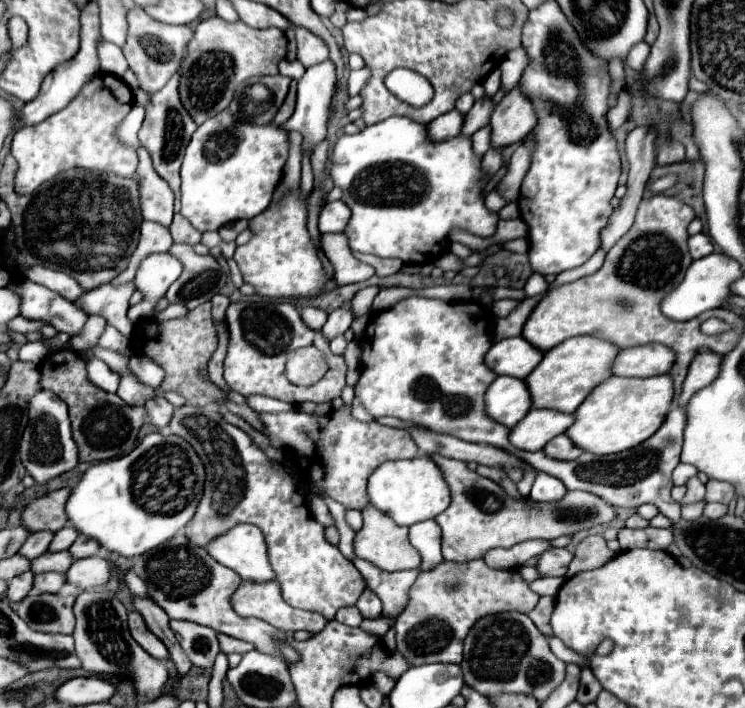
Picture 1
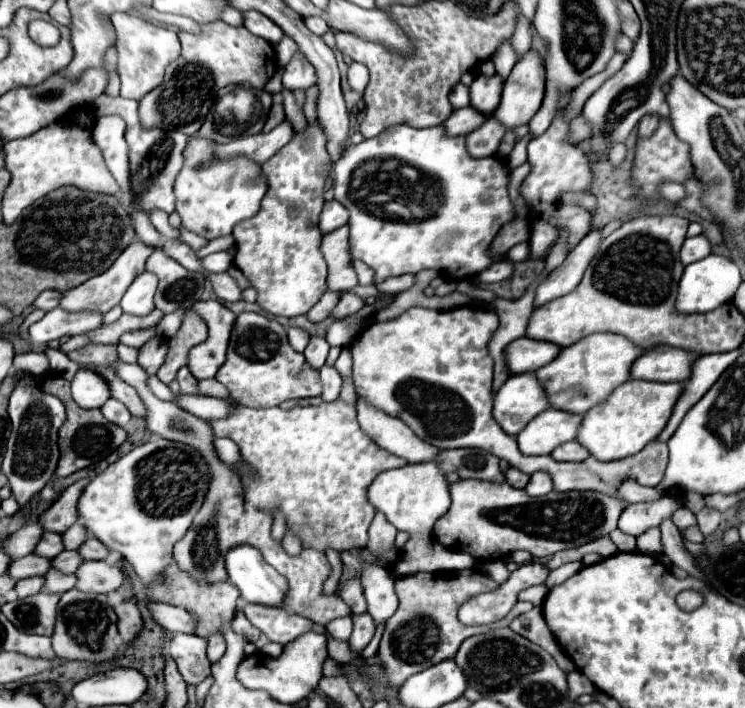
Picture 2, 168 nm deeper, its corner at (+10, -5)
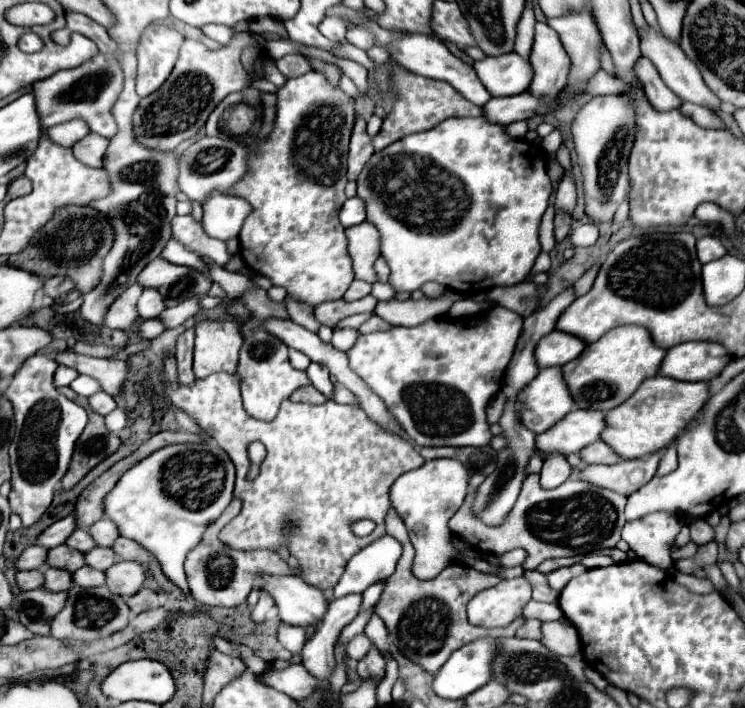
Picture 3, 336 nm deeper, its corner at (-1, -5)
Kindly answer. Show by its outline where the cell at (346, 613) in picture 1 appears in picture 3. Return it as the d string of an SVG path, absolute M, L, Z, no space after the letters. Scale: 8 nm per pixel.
M358 635L358 637L354 637L350 643L348 643L348 657L350 659L356 659L356 661L360 661L366 653L368 653L368 649L372 647L372 643L370 643L370 639L366 637L366 635Z

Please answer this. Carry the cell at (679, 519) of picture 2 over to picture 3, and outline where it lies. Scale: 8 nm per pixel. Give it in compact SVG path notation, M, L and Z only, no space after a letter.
M696 519L690 523L690 537L700 547L704 543L714 541L714 529L704 519Z

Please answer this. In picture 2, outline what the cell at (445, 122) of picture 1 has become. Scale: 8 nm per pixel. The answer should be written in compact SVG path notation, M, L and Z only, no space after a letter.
M463 107L463 109L457 109L449 115L449 119L445 119L443 123L443 129L449 137L457 137L457 135L467 135L471 131L475 131L481 123L485 121L485 117L475 111L473 107Z

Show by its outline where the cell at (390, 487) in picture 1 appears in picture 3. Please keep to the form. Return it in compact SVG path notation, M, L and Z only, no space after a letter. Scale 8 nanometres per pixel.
M436 459L426 461L422 467L400 475L392 485L392 505L408 527L410 541L416 549L412 571L418 579L432 579L452 561L460 561L458 551L450 543L448 521L464 503L464 497L468 493L468 479L468 469L458 459Z

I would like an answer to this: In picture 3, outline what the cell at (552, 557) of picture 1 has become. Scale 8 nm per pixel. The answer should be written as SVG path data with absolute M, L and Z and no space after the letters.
M526 577L500 581L496 587L484 589L467 604L467 617L472 625L504 627L512 623L522 607L530 601L530 583Z

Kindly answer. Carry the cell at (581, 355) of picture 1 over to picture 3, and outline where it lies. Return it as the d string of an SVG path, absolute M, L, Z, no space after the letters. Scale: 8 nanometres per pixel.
M614 327L598 341L590 343L580 357L562 367L564 381L578 407L610 411L624 403L628 397L632 397L644 379L658 373L664 355L666 351L652 343L652 337L648 335L648 331L644 331L644 327Z

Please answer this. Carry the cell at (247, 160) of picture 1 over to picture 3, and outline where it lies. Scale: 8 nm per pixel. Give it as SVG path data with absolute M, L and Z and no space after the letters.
M222 191L212 193L212 197L204 203L204 229L212 235L236 235L240 233L240 227L246 219L246 215L252 211L248 203L240 197L226 197Z

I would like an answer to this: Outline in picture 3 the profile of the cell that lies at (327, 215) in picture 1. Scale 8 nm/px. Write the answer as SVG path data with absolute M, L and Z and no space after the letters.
M358 197L354 199L348 199L344 203L344 207L340 209L340 223L344 227L352 227L352 225L358 225L366 219L366 207L364 207L364 201L360 201Z

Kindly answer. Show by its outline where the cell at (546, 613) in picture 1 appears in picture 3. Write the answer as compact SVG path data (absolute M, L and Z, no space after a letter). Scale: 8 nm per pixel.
M526 619L526 623L516 631L518 637L528 637L528 639L540 639L540 621L538 619Z

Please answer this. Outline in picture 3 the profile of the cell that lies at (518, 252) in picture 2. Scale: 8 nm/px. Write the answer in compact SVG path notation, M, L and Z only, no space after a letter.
M540 253L534 267L532 267L532 275L536 273L547 273L551 268L551 259L548 253Z

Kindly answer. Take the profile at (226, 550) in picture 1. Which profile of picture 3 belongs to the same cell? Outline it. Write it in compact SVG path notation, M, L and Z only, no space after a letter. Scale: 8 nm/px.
M264 575L258 581L260 589L264 593L270 593L278 607L278 617L296 627L316 627L320 625L320 619L328 611L328 597L324 591L304 583L298 575L294 577L276 577L276 575Z

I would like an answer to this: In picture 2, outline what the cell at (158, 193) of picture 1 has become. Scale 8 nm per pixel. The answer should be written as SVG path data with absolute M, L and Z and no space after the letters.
M153 209L151 213L149 213L149 219L151 219L151 223L153 223L153 227L163 235L163 237L167 237L167 239L171 239L171 237L177 237L177 231L169 225L169 215L165 213L165 211L161 211L161 209Z

